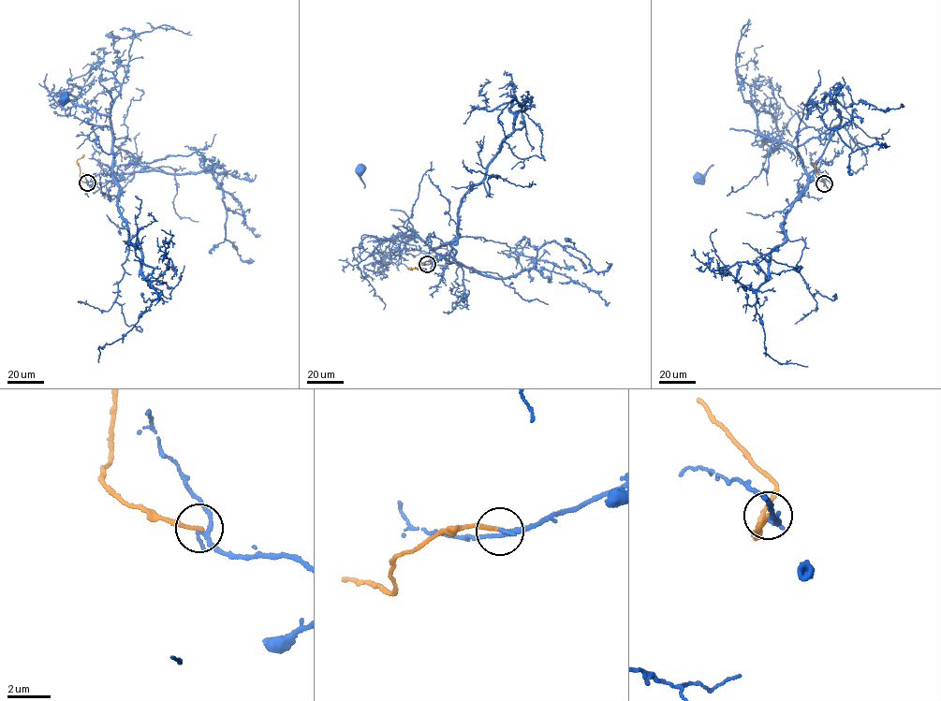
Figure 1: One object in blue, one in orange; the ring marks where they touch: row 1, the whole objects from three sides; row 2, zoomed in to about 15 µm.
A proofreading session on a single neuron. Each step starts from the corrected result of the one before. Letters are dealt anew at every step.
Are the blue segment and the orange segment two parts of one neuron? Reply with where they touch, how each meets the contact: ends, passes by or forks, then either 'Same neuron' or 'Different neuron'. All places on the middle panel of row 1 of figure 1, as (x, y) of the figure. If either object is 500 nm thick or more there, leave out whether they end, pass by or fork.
Place: (427, 264). At the ring blue passes by. At the ring orange ends. Different neuron

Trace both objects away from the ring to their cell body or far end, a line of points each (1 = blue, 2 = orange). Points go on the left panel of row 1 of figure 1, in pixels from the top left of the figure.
1: (87, 182), (99, 187), (110, 181), (117, 182), (110, 125), (111, 98), (100, 84), (64, 100)
2: (87, 182), (79, 179), (77, 161), (83, 154)

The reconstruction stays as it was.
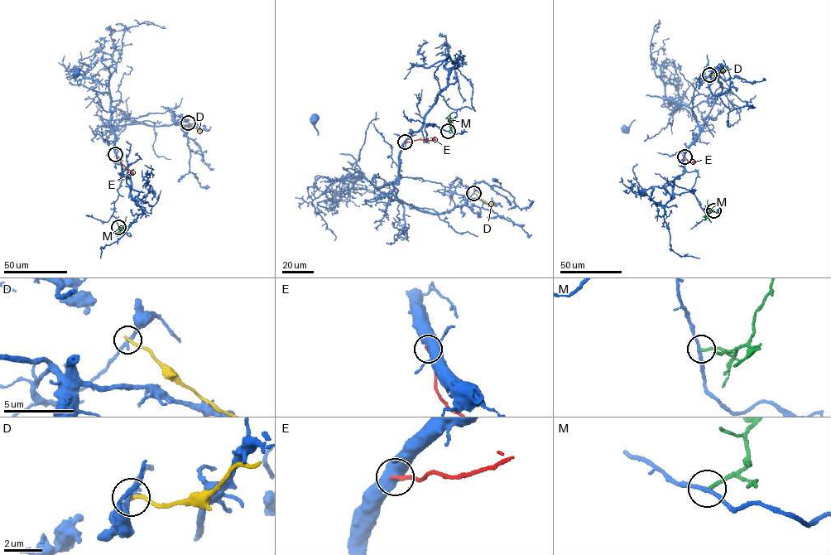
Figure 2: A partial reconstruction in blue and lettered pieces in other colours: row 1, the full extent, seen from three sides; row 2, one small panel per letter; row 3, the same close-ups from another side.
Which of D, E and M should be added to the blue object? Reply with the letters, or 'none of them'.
none of them

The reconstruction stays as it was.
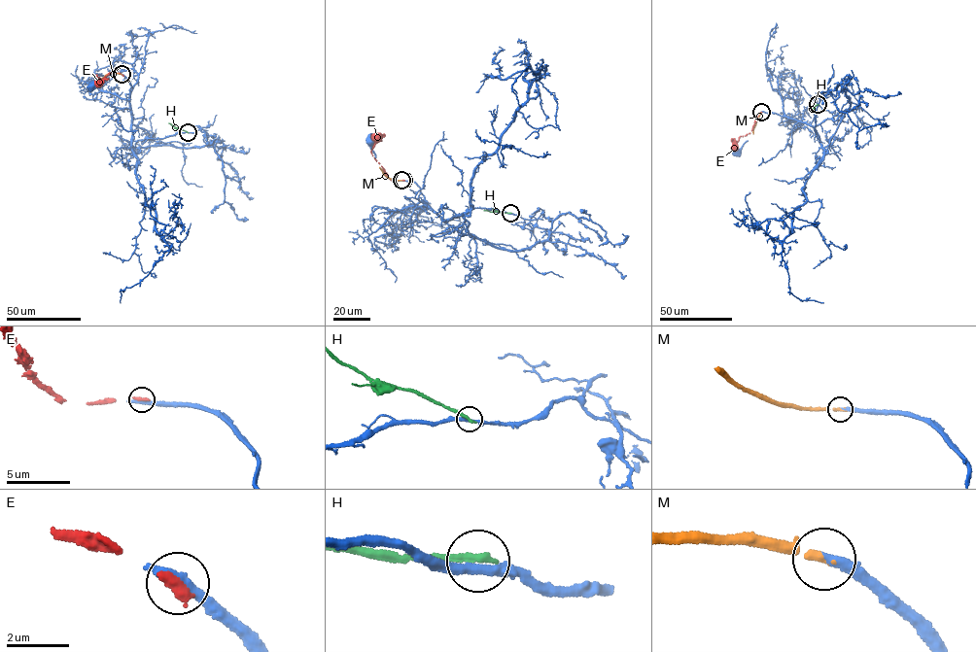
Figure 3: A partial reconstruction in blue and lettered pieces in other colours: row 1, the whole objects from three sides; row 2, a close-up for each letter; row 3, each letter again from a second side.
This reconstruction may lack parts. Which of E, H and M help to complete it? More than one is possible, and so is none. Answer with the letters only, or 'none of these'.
M

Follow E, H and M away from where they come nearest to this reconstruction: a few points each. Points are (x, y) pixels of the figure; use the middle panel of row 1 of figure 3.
E: (403, 180), (389, 179), (372, 154), (373, 145), (384, 133)
H: (510, 213), (484, 210)
M: (401, 180), (386, 177), (379, 167)

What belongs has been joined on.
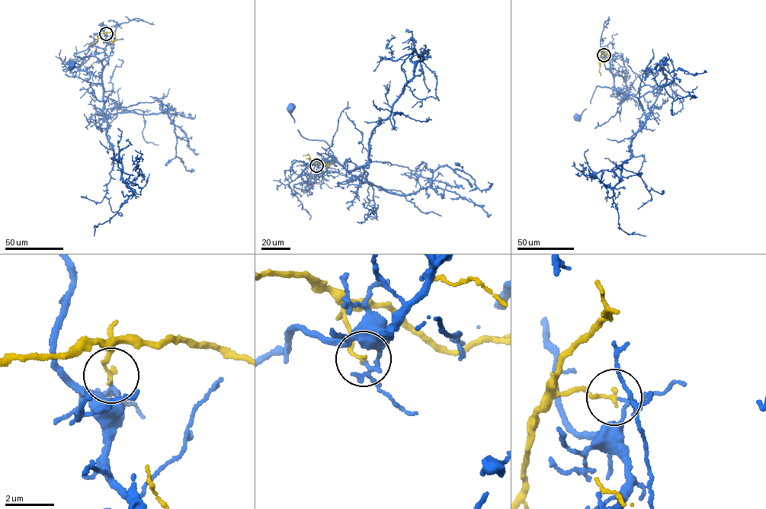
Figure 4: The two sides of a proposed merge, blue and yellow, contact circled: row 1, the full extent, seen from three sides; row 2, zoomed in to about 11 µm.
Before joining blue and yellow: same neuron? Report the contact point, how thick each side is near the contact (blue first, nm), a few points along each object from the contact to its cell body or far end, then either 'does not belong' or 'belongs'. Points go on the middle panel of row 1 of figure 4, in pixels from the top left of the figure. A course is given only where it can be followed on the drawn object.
(316, 165) | 90/160 nm | blue via (317, 166), (321, 158), (328, 161), (333, 158), (332, 152), (324, 141), (302, 137), (291, 112), (291, 107) | yellow via (317, 165), (316, 162), (330, 164), (320, 161) | belongs

